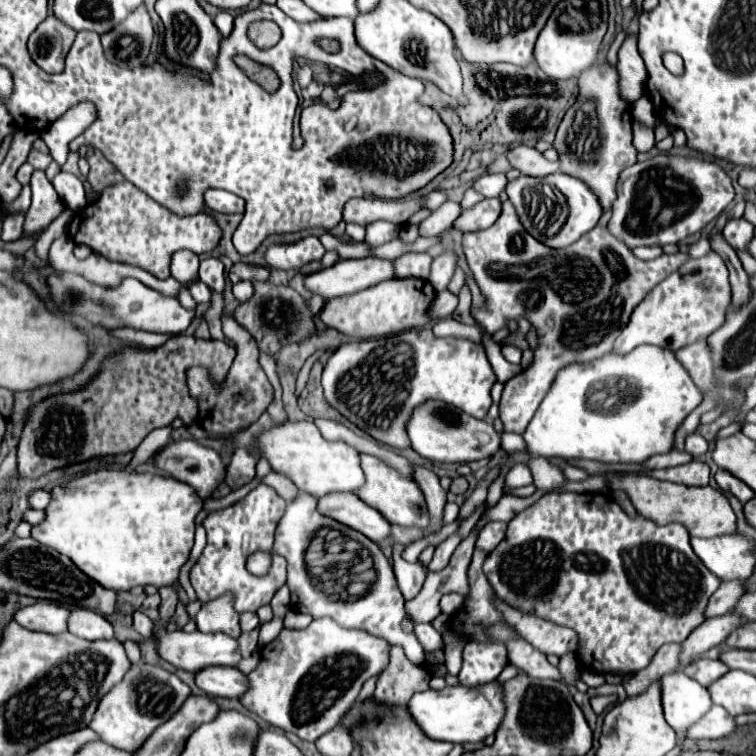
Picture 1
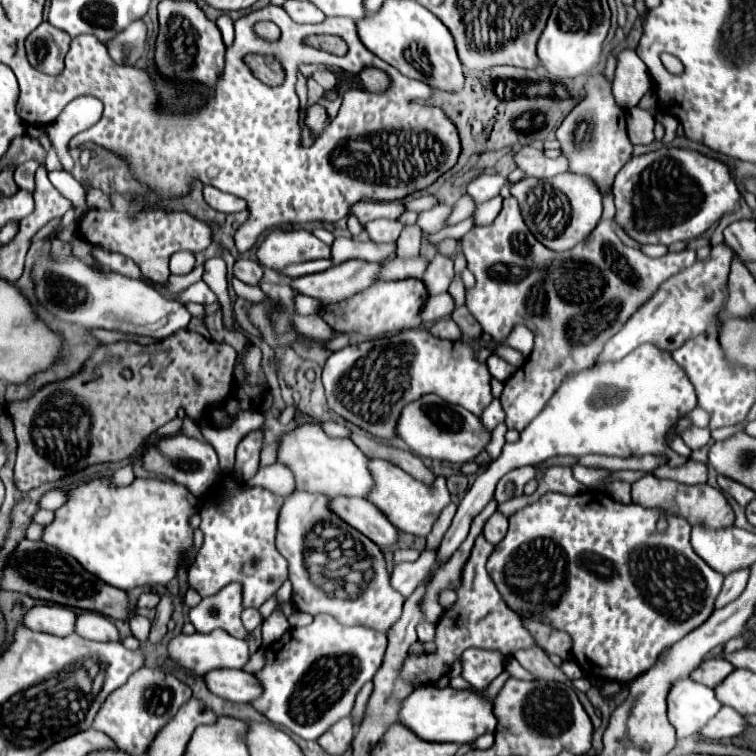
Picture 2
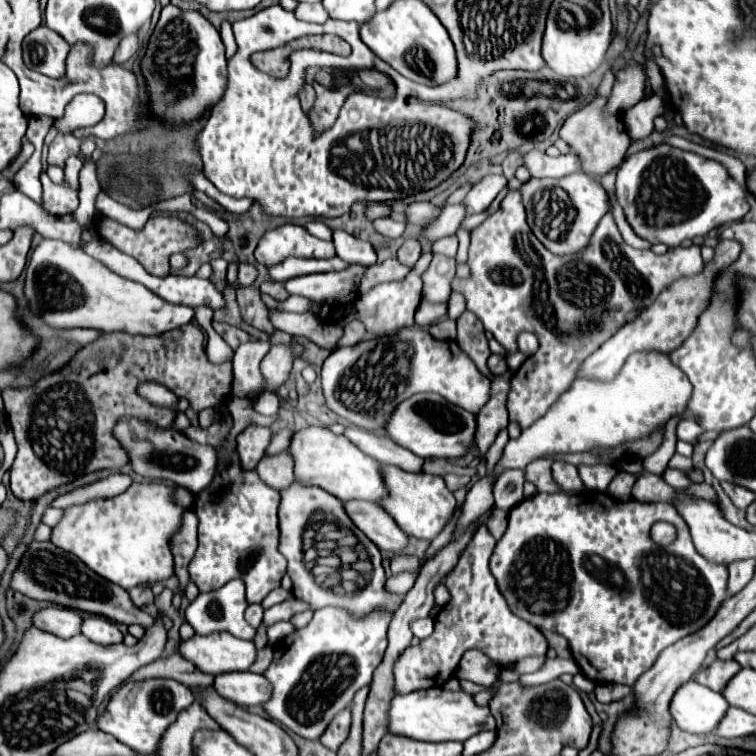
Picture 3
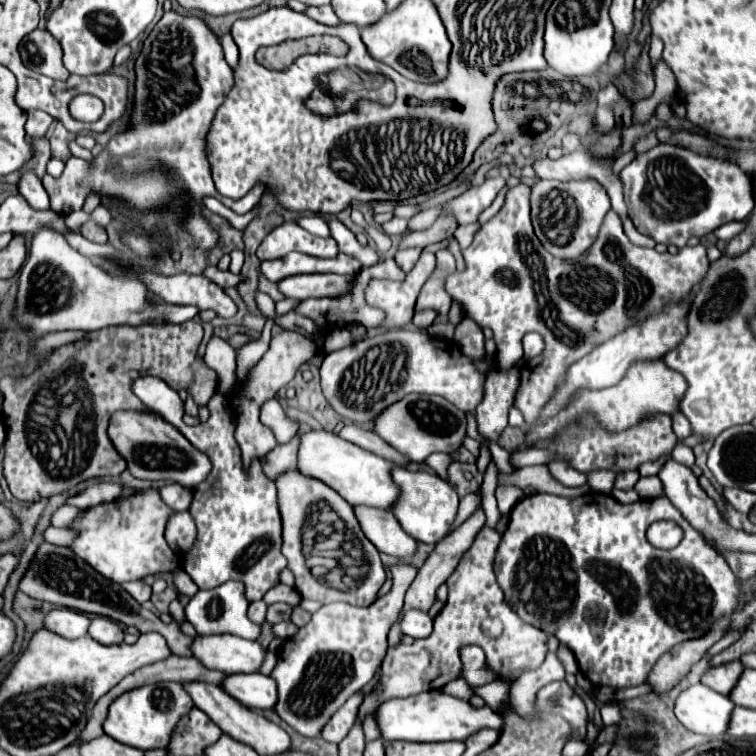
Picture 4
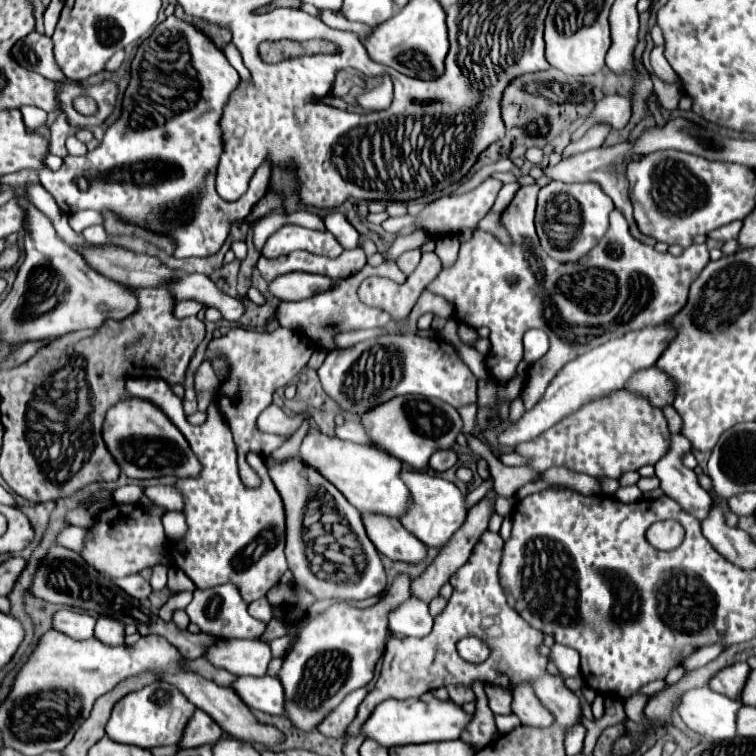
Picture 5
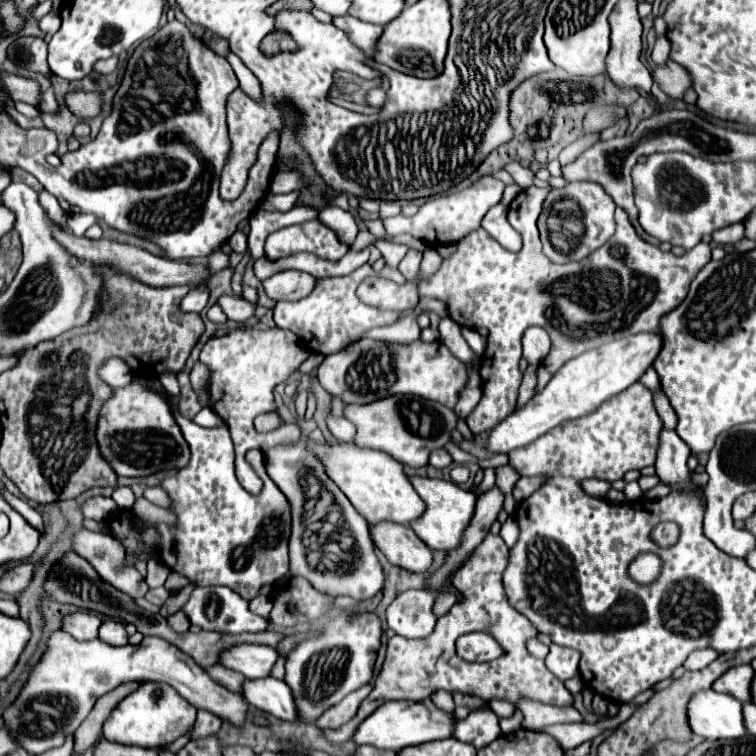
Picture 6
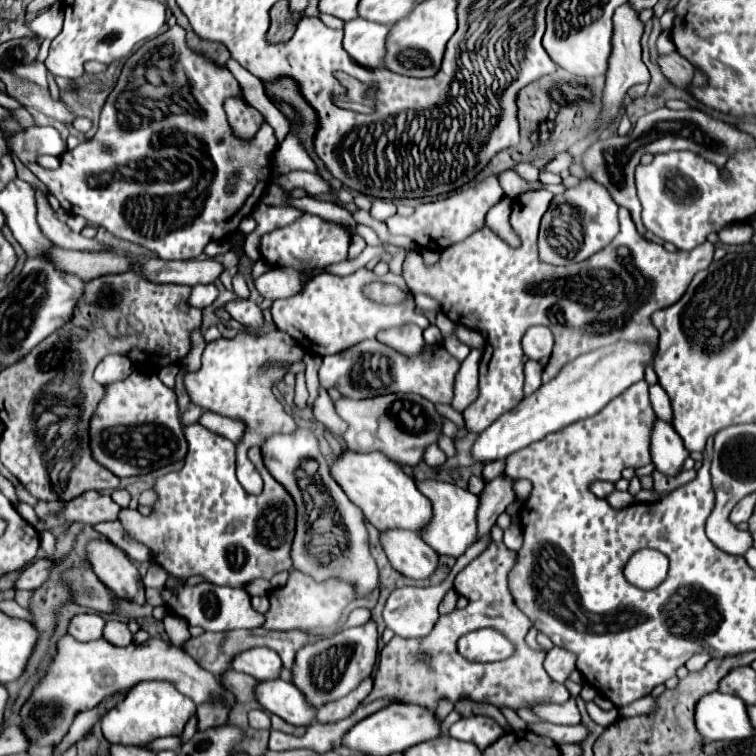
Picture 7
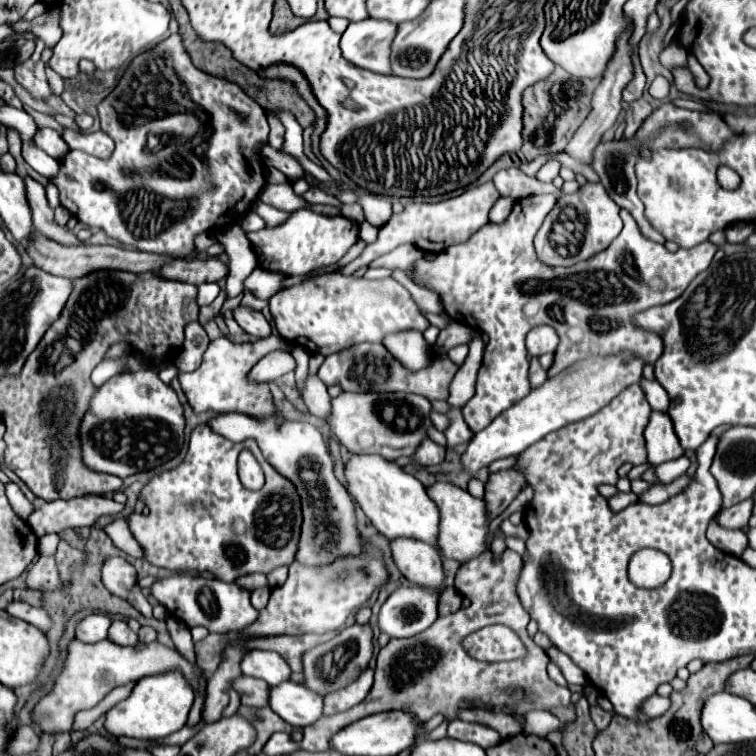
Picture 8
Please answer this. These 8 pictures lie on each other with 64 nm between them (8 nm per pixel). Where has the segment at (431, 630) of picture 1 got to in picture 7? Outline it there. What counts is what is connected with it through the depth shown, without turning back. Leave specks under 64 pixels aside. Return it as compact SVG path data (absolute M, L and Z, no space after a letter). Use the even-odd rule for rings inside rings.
M488 533L476 542L476 544L468 548L468 550L457 559L453 567L454 570L450 572L450 576L446 578L444 584L428 586L428 588L418 588L418 586L396 588L396 590L388 596L388 602L386 602L384 612L382 612L386 628L390 628L390 630L392 630L396 636L400 636L400 638L420 638L420 636L426 636L426 634L432 630L432 626L436 624L438 616L440 616L440 614L438 614L438 604L440 604L440 600L444 598L446 590L452 588L452 580L454 580L456 574L465 568L476 556L482 553L491 541L491 534Z

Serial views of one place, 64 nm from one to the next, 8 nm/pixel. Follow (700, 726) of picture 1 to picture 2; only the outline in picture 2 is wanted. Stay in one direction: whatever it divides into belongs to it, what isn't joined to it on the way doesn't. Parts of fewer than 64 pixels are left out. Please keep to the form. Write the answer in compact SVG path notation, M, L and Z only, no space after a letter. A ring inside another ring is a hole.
M722 708L708 726L704 726L700 730L700 734L704 734L706 738L714 738L714 740L724 740L724 738L734 738L740 736L744 730L748 728L746 718L736 712L734 708Z

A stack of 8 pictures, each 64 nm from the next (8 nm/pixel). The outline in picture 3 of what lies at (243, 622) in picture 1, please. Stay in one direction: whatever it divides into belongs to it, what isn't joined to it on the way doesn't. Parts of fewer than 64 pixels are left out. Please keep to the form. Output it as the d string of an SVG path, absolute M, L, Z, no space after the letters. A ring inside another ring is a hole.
M250 604L250 606L246 608L246 620L248 620L248 624L252 624L254 628L258 628L258 626L262 624L262 616L264 616L262 604Z

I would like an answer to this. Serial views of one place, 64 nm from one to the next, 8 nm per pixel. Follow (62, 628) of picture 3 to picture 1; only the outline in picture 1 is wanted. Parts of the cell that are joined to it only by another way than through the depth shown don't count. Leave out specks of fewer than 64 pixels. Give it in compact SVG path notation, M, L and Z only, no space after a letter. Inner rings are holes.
M36 602L16 612L16 622L28 630L60 634L68 630L70 610L52 602Z

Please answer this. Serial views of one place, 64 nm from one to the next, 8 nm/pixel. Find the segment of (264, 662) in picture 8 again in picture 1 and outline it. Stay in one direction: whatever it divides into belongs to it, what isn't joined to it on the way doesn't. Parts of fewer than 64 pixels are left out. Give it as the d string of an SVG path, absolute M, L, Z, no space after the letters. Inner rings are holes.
M174 630L174 632L158 632L156 634L158 642L156 642L156 648L160 652L160 656L174 664L176 668L182 668L182 670L188 670L188 672L200 672L208 666L238 666L238 662L242 660L242 652L240 652L240 644L222 634L222 632L212 632L212 634L204 634L204 632L182 632L182 630Z

